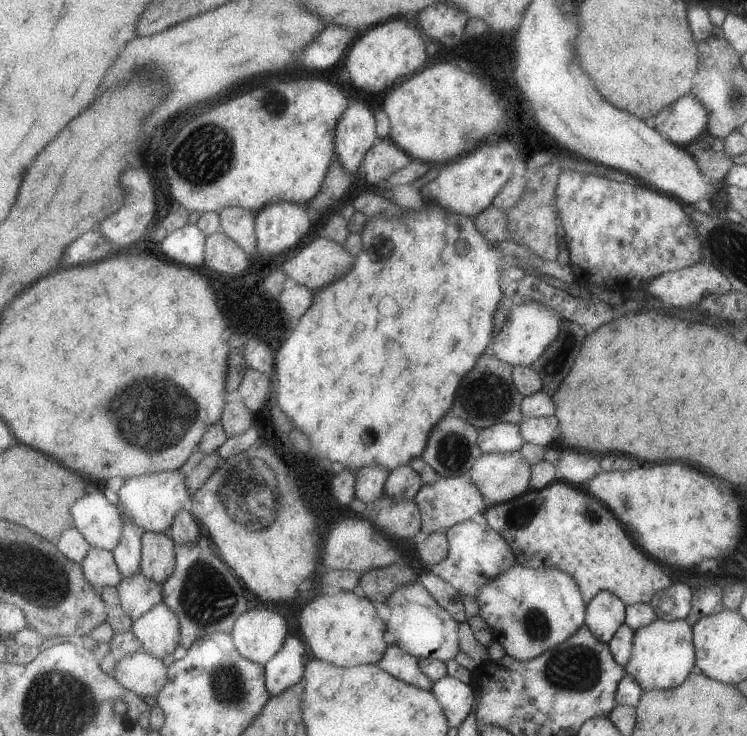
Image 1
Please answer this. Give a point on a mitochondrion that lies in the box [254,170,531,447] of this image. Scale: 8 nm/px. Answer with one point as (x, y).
(487, 380)

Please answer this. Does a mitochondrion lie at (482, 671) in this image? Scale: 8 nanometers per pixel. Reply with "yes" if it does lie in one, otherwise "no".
no

